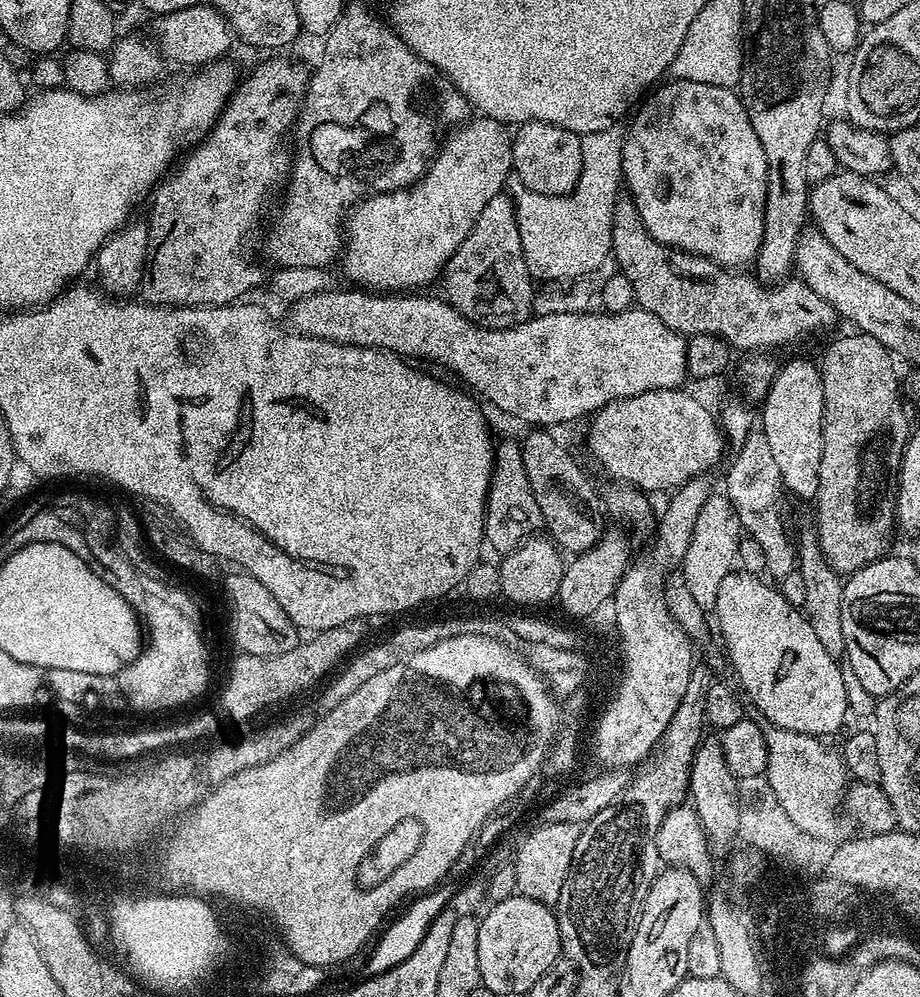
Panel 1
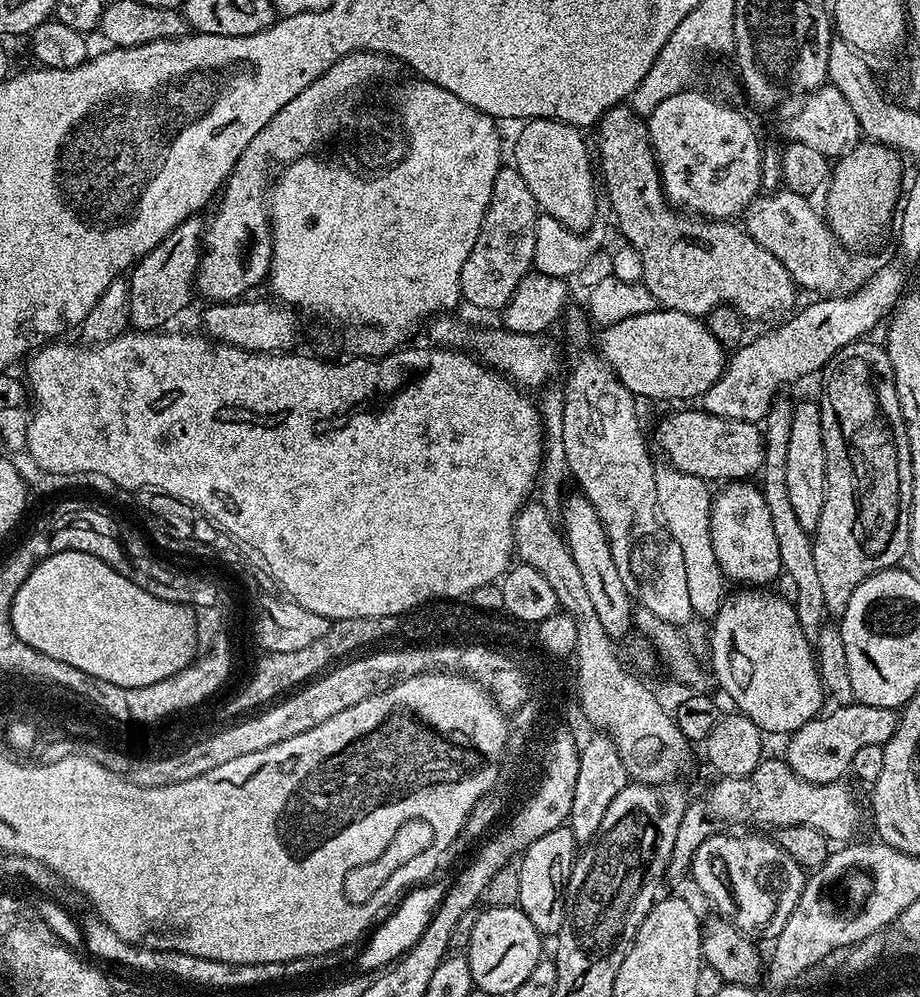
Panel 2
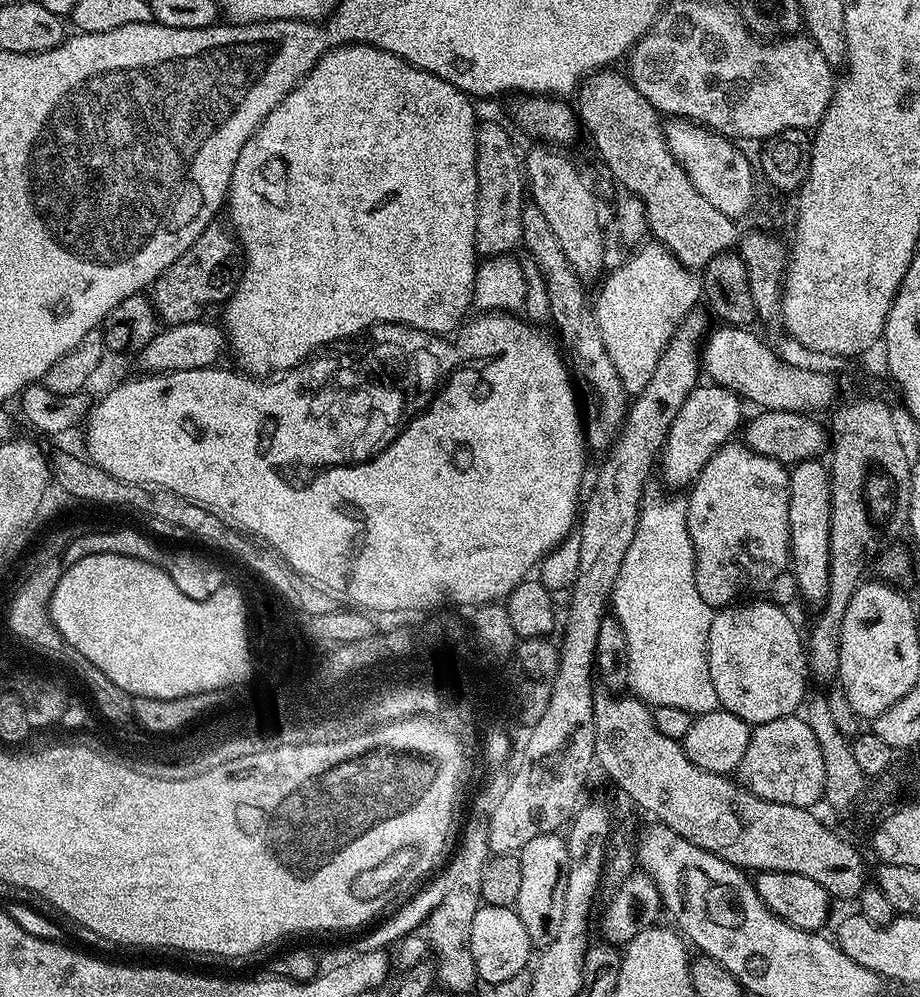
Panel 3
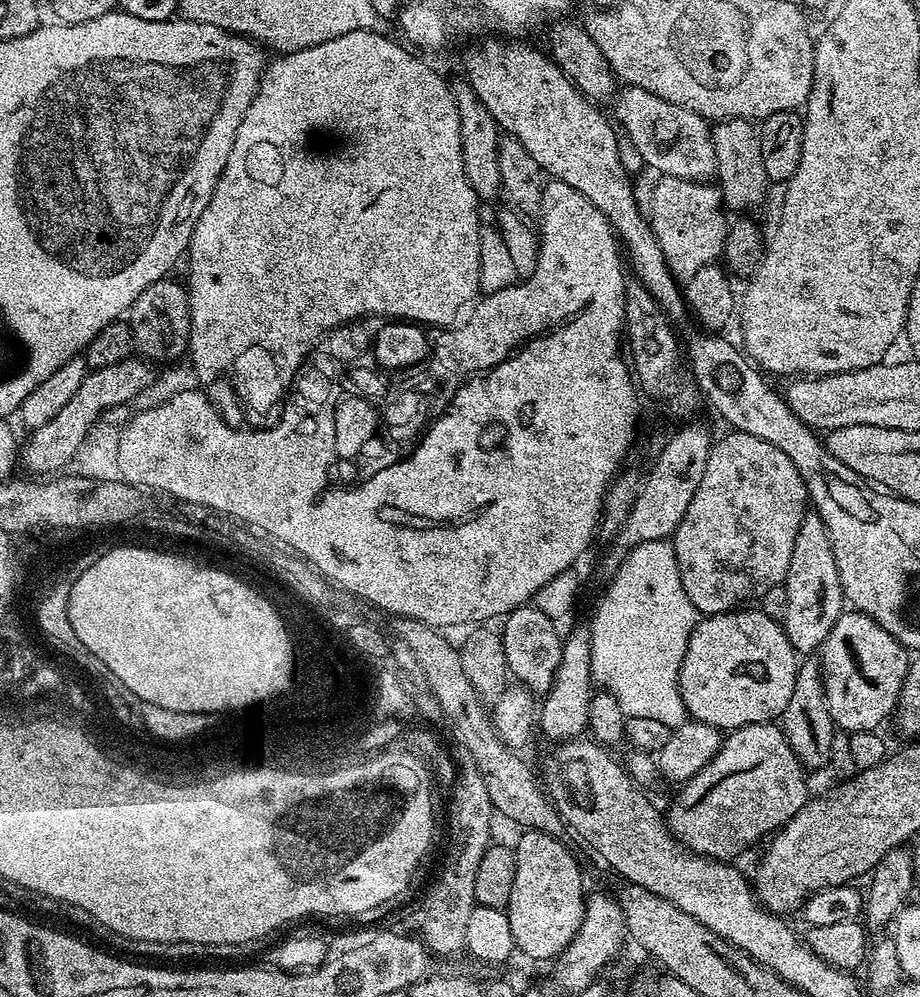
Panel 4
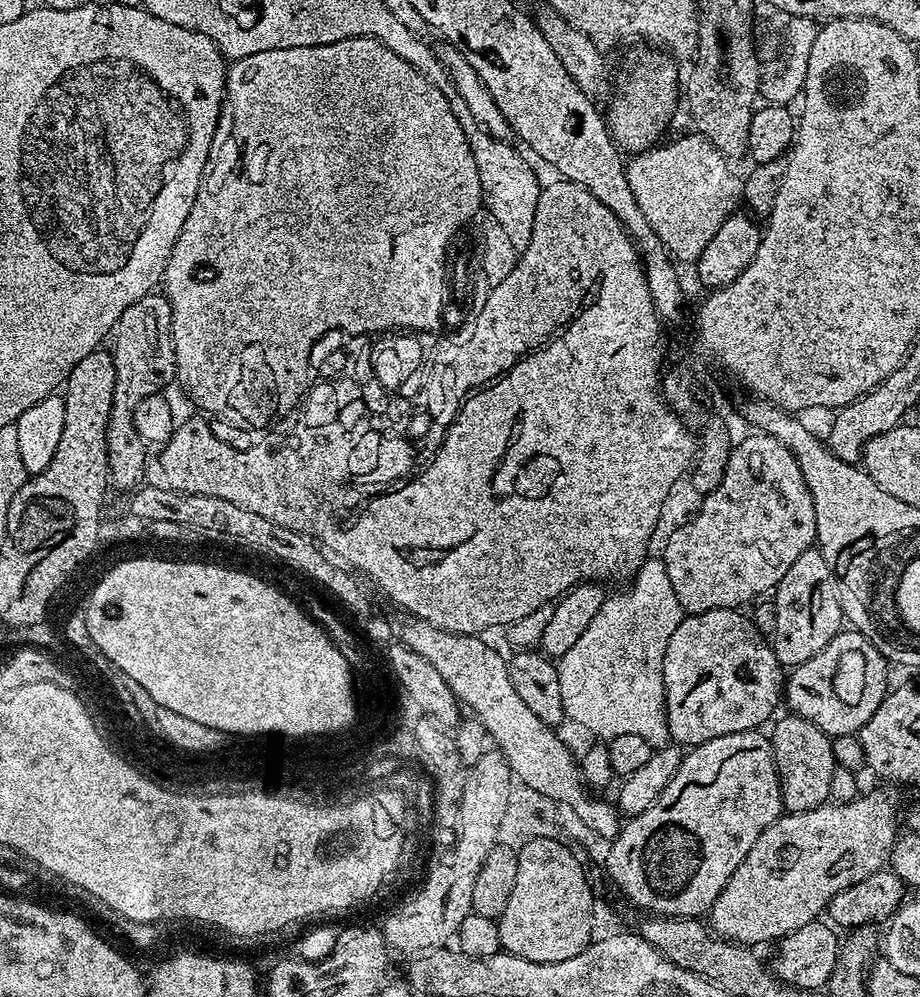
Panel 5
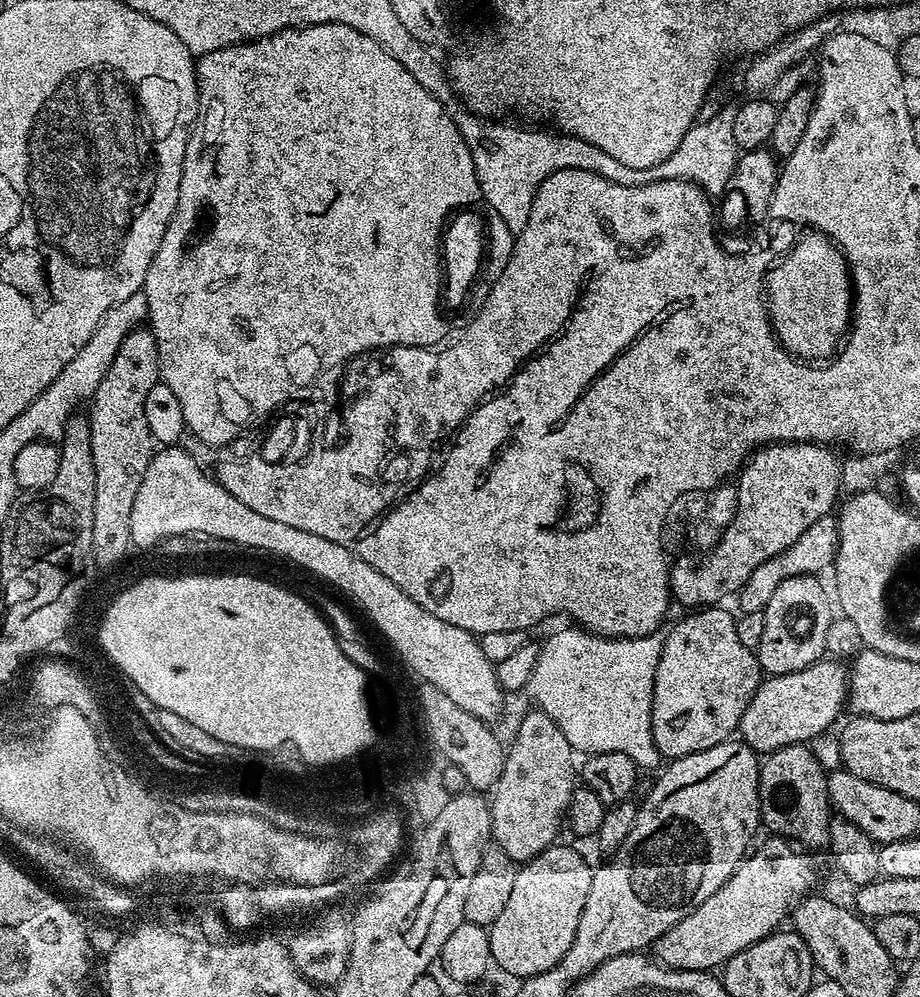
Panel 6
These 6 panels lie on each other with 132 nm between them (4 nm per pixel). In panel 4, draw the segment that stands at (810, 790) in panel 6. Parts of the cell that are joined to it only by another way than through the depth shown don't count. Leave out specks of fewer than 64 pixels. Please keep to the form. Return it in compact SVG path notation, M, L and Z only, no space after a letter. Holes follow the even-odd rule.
M804 658L799 661L794 678L794 690L790 694L790 702L786 702L786 710L778 718L784 737L800 759L805 769L824 768L830 758L830 746L834 725L830 718L830 710L826 706L824 693L824 672L820 669L819 659Z

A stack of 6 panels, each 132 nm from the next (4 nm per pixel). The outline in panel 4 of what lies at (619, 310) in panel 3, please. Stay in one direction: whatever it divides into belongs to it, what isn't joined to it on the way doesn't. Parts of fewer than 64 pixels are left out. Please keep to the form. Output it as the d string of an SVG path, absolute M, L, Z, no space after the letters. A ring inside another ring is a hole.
M660 176L657 181L652 188L650 223L656 229L656 237L660 240L662 254L666 256L670 270L677 280L687 282L690 278L694 278L695 272L702 270L702 266L719 261L723 257L730 220L726 215L719 187L715 183L703 180L683 180L674 176Z

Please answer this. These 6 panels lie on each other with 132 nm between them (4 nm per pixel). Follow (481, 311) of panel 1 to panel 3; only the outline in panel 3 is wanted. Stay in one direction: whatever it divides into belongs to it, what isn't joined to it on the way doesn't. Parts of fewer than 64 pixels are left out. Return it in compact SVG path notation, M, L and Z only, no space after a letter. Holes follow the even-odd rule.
M481 123L476 129L476 251L481 257L515 253L524 239L522 210L526 203L526 173L522 152L500 124Z

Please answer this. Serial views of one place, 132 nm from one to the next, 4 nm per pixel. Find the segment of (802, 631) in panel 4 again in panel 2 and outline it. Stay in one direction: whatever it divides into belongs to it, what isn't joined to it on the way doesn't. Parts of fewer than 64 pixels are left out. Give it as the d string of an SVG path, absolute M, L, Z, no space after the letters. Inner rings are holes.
M815 399L804 400L792 409L790 422L790 446L786 457L786 486L790 489L790 503L794 505L794 515L809 532L815 533L818 518L822 518L822 502L826 502L826 454L822 442L822 422L820 405Z

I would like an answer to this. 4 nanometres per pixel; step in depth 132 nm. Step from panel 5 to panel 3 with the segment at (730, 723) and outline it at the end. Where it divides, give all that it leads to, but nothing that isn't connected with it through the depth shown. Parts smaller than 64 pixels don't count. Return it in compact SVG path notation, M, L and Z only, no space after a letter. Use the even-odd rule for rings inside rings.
M756 598L751 602L737 602L719 609L713 615L708 639L710 678L714 678L714 690L718 690L720 708L737 715L751 726L793 715L805 703L804 683L809 683L810 680L806 644L802 634L800 638L795 622L784 613L787 611L781 605L760 599L764 598Z

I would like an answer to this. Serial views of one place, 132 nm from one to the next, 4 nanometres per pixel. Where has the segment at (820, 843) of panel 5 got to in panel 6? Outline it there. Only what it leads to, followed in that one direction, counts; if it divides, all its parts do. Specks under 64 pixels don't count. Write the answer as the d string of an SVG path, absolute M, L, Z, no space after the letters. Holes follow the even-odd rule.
M768 839L772 840L766 841L756 853L753 851L751 854L745 855L737 866L736 873L721 888L714 890L714 894L710 894L710 898L706 898L706 902L702 902L702 906L698 906L698 910L686 914L686 918L682 918L682 922L670 926L670 930L666 930L666 934L662 934L656 939L654 956L663 967L690 970L691 972L719 969L727 960L734 958L734 954L746 950L746 946L777 931L783 925L780 924L783 920L785 923L786 917L792 909L813 891L812 862L808 858L809 853L793 846L787 839Z

